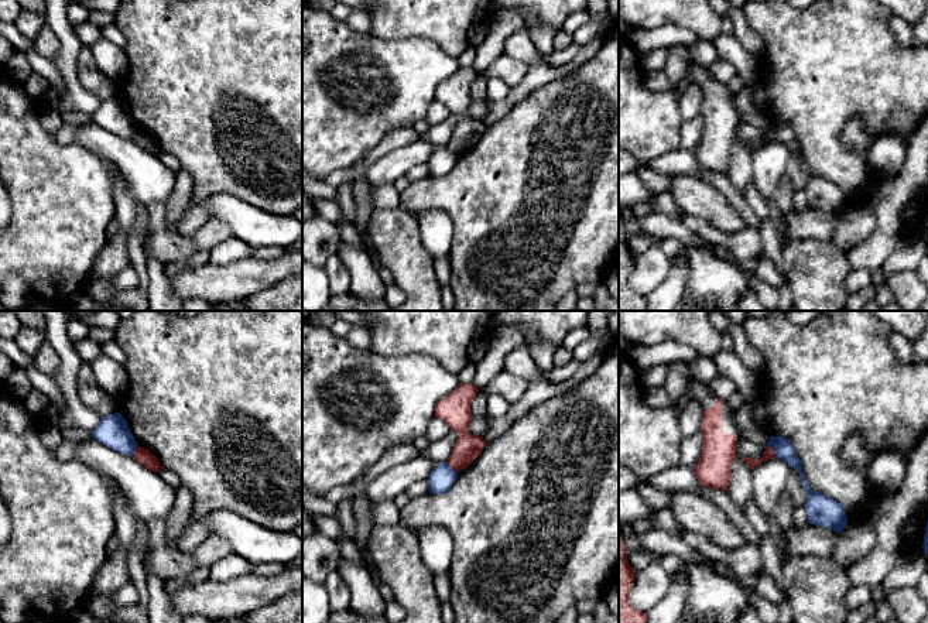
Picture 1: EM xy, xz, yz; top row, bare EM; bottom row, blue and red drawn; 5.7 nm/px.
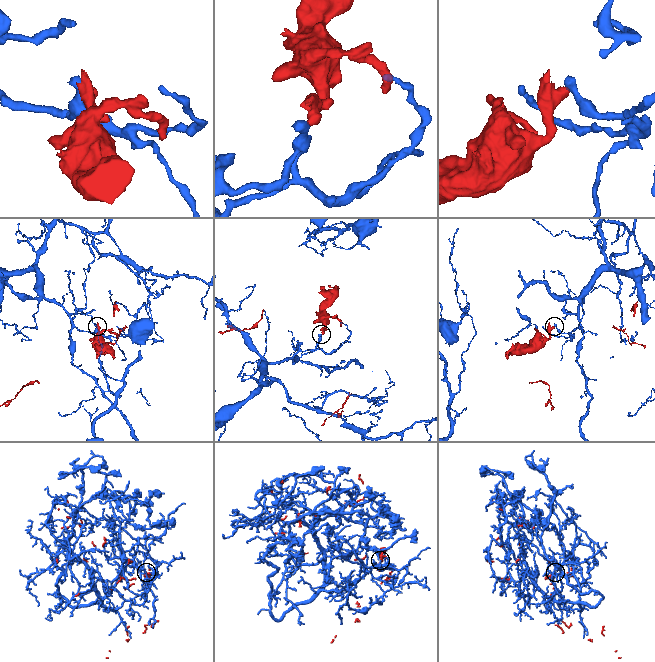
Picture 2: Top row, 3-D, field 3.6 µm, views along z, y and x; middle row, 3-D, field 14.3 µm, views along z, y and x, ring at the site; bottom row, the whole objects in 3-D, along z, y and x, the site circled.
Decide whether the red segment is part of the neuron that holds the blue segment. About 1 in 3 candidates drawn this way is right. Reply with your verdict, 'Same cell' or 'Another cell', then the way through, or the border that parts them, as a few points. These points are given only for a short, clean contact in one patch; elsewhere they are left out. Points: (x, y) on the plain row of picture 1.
Another cell. Boundary: yz (769, 129), (776, 140)

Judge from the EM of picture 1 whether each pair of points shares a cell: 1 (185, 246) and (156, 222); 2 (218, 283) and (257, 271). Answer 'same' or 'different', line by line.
1: same
2: same

